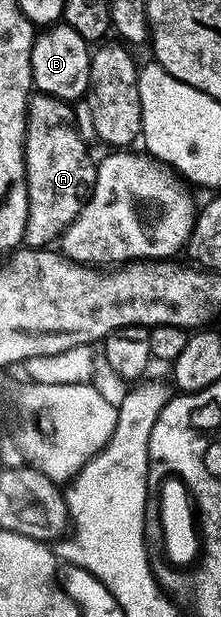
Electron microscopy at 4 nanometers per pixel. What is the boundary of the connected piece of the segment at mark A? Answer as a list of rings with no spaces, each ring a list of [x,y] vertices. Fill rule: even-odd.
[[[46,94],[30,98],[26,126],[26,178],[29,189],[28,223],[24,243],[27,248],[47,248],[70,226],[89,200],[94,187],[97,166],[94,159],[70,122],[74,113],[69,102]]]

